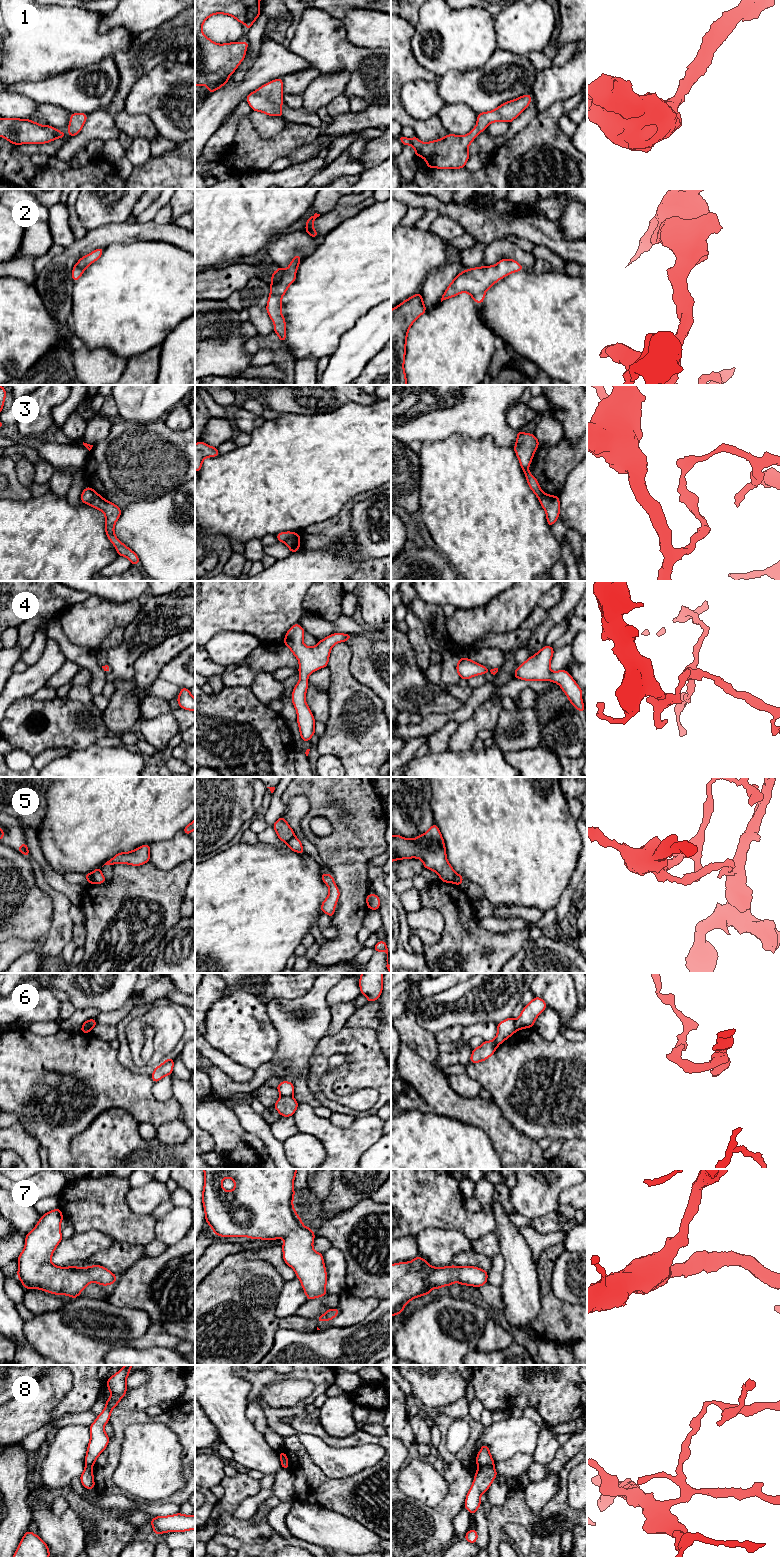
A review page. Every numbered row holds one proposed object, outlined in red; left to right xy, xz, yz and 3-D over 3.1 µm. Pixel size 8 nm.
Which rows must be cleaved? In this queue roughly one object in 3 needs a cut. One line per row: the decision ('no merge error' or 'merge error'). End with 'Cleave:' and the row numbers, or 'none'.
1: no merge error
2: no merge error
3: merge error
4: no merge error
5: merge error
6: merge error
7: no merge error
8: merge error
Cleave: 3, 5, 6, 8

